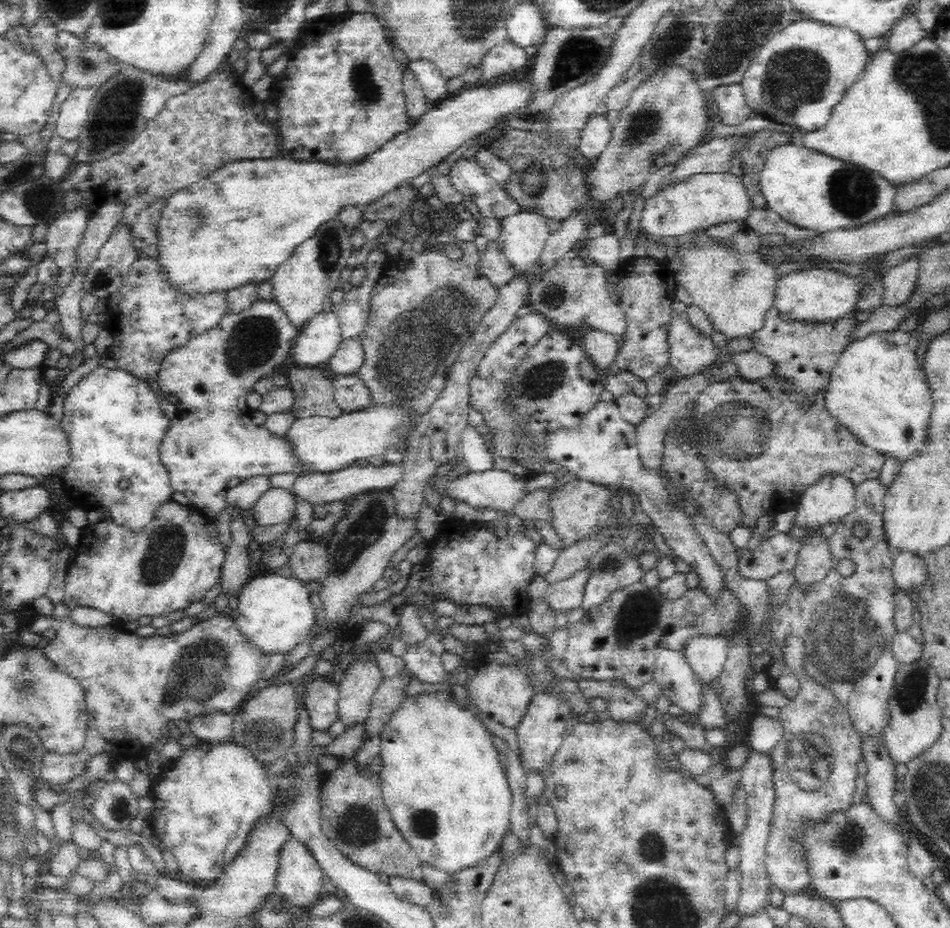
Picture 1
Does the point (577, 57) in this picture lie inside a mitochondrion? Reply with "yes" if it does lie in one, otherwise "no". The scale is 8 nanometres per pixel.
yes

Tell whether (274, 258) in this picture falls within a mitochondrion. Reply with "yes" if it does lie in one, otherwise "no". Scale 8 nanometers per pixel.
no

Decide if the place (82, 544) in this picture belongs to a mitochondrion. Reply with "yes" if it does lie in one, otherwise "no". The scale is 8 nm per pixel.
no

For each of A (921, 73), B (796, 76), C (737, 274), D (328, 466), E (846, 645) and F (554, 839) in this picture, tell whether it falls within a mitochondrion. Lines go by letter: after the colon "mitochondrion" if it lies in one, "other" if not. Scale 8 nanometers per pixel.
A: mitochondrion
B: mitochondrion
C: mitochondrion
D: other
E: mitochondrion
F: other

